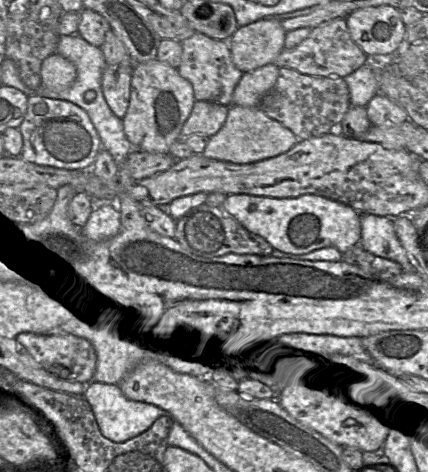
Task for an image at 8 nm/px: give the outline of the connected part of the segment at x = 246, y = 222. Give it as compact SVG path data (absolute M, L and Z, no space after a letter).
M229 194L221 208L249 232L261 236L274 249L282 252L307 254L333 247L344 255L360 243L360 213L348 205L323 196L305 194L295 198L273 198Z

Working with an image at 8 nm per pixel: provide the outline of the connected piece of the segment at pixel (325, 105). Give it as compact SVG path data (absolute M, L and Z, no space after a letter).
M279 67L274 87L258 105L266 116L281 123L298 140L335 131L350 106L349 89L343 78L309 76L287 67Z

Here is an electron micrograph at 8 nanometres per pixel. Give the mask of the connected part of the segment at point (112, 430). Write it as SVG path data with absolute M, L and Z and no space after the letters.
M93 378L87 384L83 397L91 406L102 435L115 443L122 443L140 435L160 416L170 415L155 405L128 399L118 384L97 382L93 381Z

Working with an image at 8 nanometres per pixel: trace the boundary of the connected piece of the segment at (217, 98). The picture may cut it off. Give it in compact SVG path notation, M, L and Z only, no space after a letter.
M195 33L180 43L182 56L177 70L181 77L191 83L195 100L231 105L233 91L244 73L234 65L227 41L218 41Z

